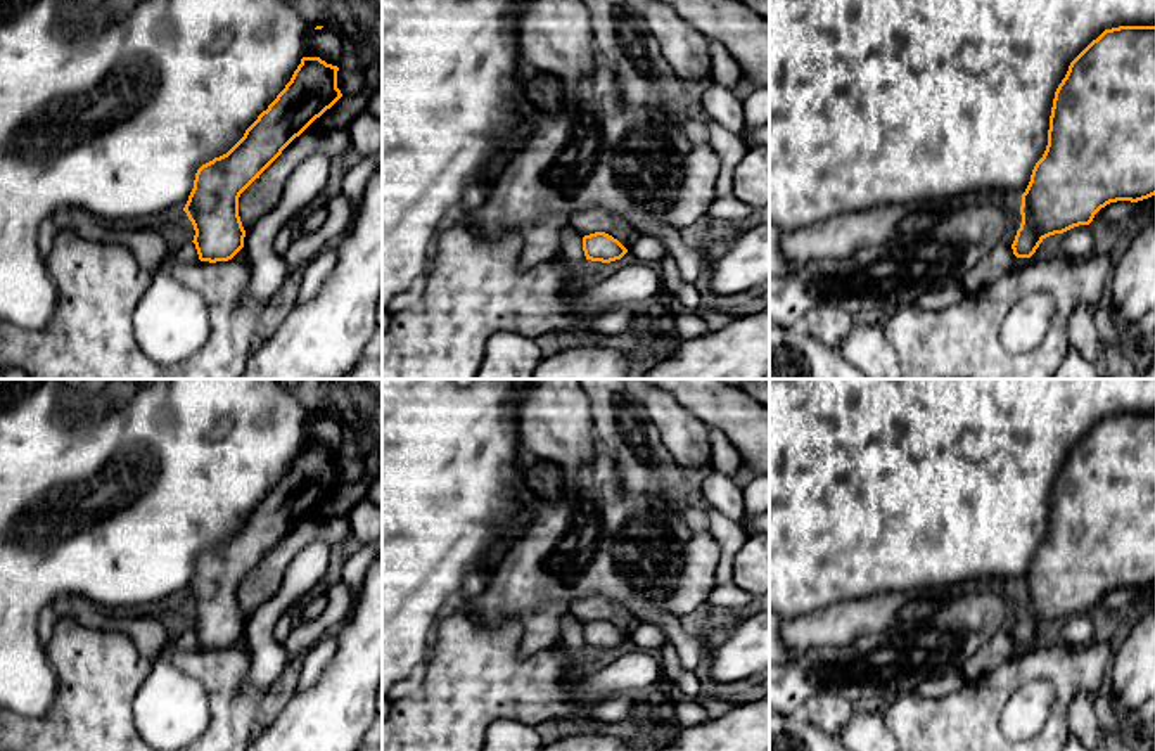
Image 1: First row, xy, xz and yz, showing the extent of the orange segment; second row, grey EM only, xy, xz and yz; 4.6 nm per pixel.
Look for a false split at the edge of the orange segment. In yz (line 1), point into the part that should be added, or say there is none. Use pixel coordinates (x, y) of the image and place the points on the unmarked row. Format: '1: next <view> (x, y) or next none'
1: next none

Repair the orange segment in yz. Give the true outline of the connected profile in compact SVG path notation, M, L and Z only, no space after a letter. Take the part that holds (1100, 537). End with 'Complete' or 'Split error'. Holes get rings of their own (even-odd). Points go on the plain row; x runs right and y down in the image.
M1155 414L1105 417L1069 453L1053 486L1048 533L1022 581L1022 611L1011 632L1017 645L1031 645L1055 621L1089 613L1110 590L1138 590L1155 583Z. Complete

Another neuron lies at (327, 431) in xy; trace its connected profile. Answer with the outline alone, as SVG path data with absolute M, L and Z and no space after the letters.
M337 414L322 417L308 415L304 445L320 445L327 452L337 453L346 436L348 429Z

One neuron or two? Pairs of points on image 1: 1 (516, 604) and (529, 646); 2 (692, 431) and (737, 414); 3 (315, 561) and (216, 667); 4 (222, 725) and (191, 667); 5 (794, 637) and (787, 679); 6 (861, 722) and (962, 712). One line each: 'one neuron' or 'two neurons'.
1: one neuron
2: two neurons
3: two neurons
4: one neuron
5: two neurons
6: two neurons

